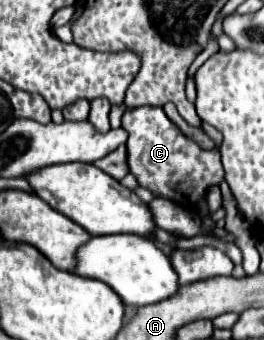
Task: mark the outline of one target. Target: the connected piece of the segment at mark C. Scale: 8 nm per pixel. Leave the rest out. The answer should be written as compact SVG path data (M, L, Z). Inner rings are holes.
M140 106L126 108L122 116L122 128L128 132L128 166L138 178L140 186L146 186L156 196L174 200L186 208L194 208L196 202L208 192L212 184L220 184L224 172L220 154L216 150L202 150L196 142L188 140L164 114L162 108Z

